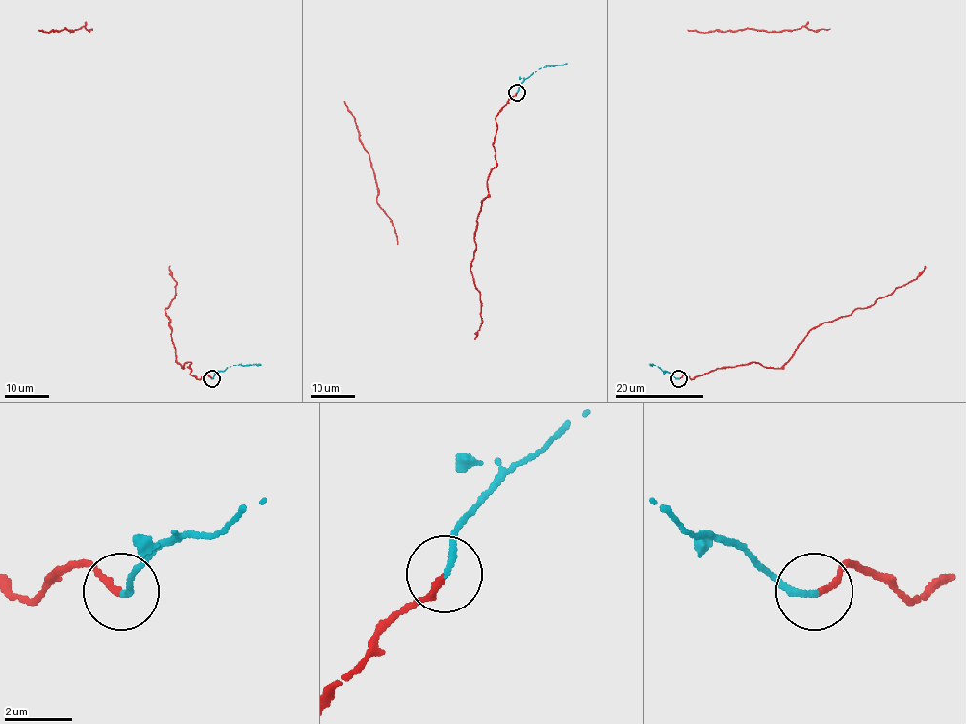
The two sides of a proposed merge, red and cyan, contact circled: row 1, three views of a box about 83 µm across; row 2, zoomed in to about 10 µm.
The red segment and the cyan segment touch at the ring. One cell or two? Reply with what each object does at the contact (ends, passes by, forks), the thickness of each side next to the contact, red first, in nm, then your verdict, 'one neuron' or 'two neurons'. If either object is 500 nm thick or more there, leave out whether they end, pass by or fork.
red ends | cyan ends | 180/170 nm | one neuron

